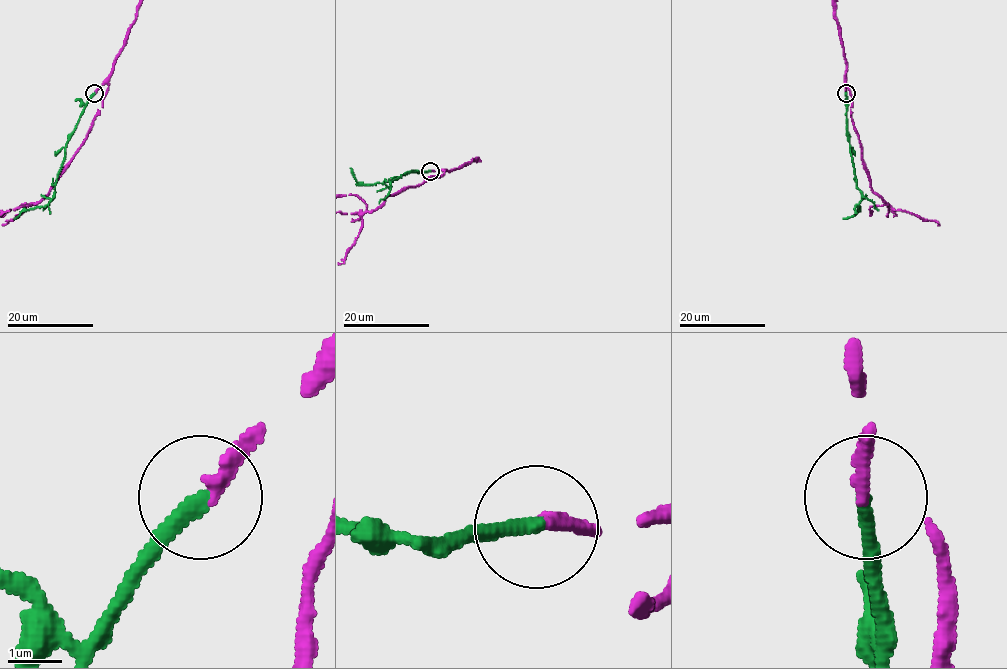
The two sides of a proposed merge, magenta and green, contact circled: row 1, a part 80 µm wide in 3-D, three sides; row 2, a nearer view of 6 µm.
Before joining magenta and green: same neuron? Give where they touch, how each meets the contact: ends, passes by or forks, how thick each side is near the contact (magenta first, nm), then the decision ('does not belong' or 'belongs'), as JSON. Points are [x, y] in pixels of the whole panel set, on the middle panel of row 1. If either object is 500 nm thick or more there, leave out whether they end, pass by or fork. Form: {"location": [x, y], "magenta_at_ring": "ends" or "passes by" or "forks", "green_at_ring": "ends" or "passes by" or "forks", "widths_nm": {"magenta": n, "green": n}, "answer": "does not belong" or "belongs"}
{"location": [430, 171], "magenta_at_ring": "ends", "green_at_ring": "ends", "widths_nm": {"magenta": 280, "green": 280}, "answer": "belongs"}

